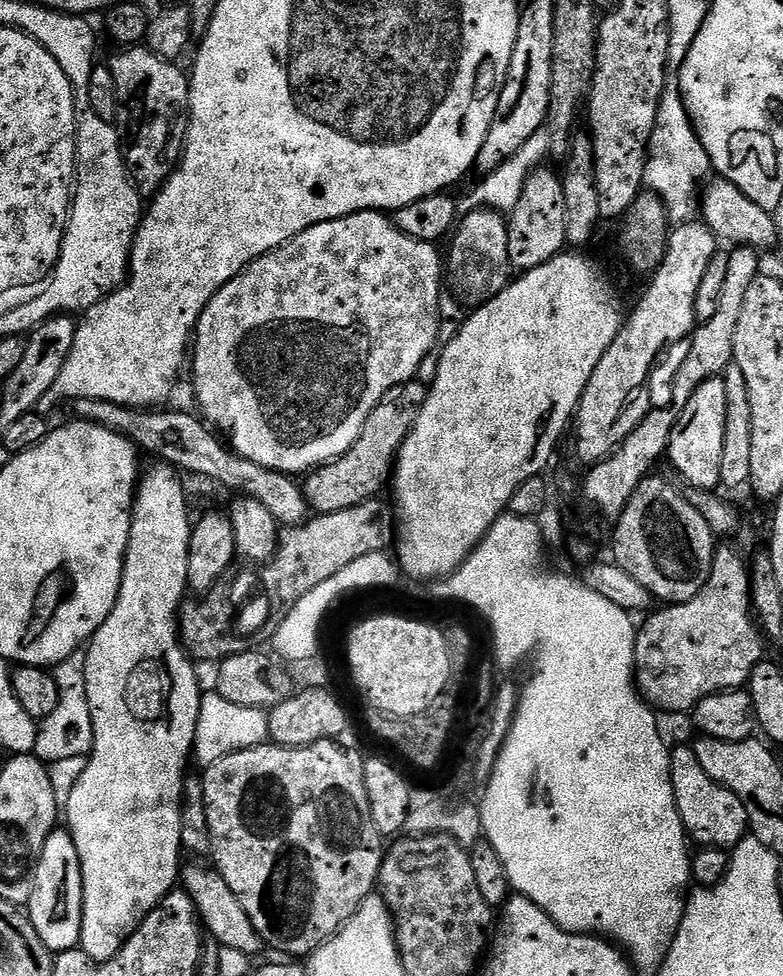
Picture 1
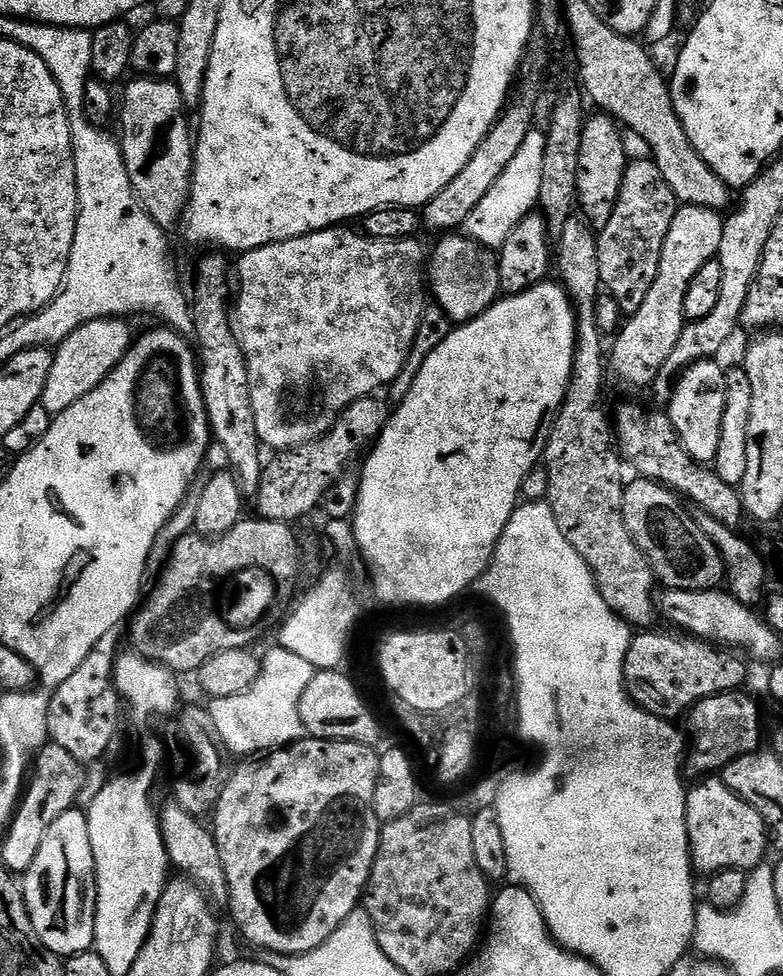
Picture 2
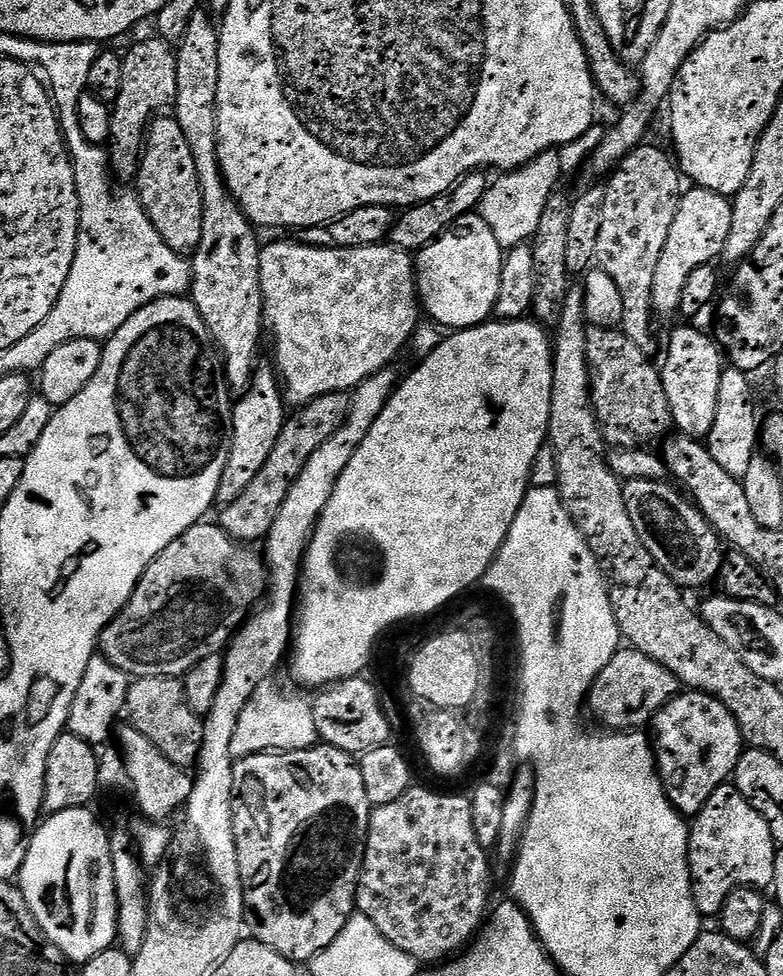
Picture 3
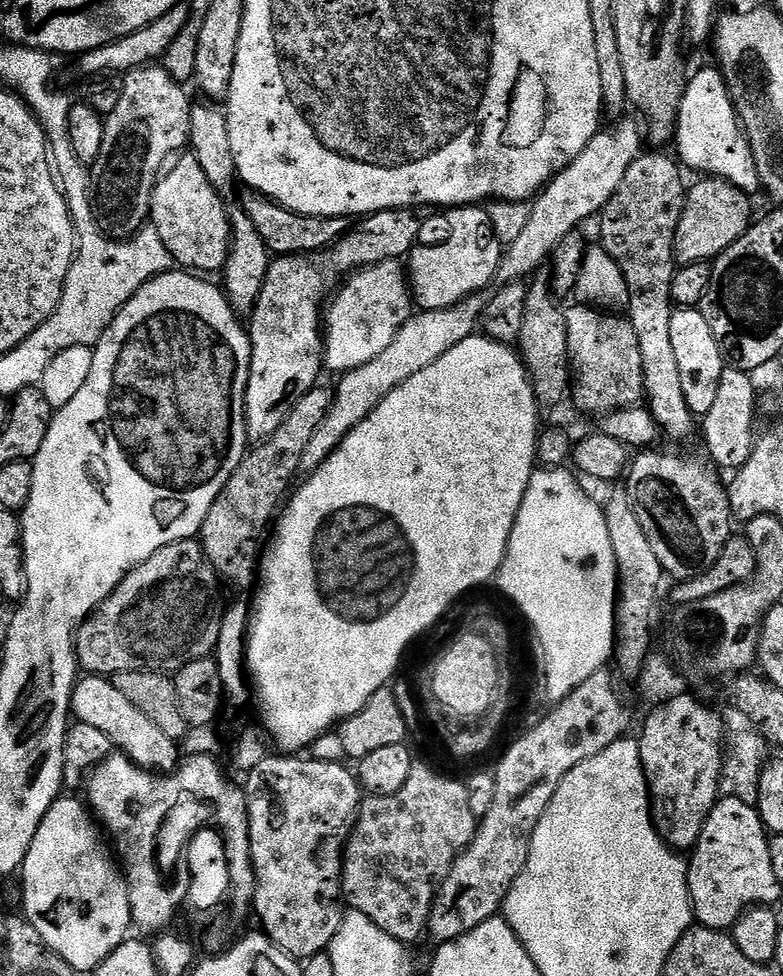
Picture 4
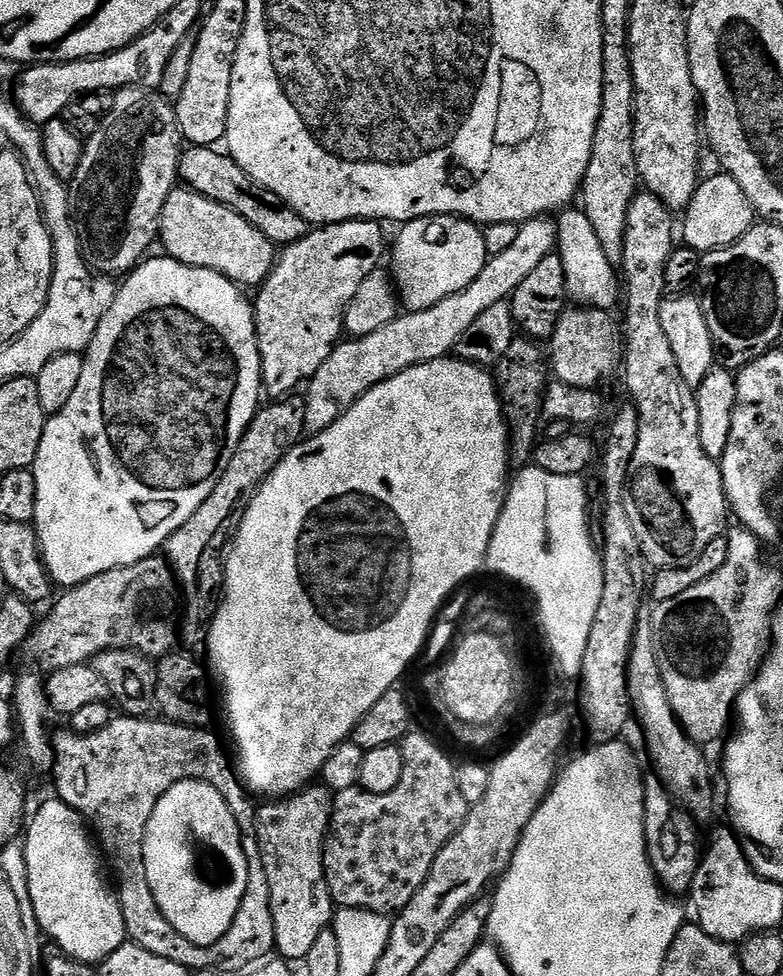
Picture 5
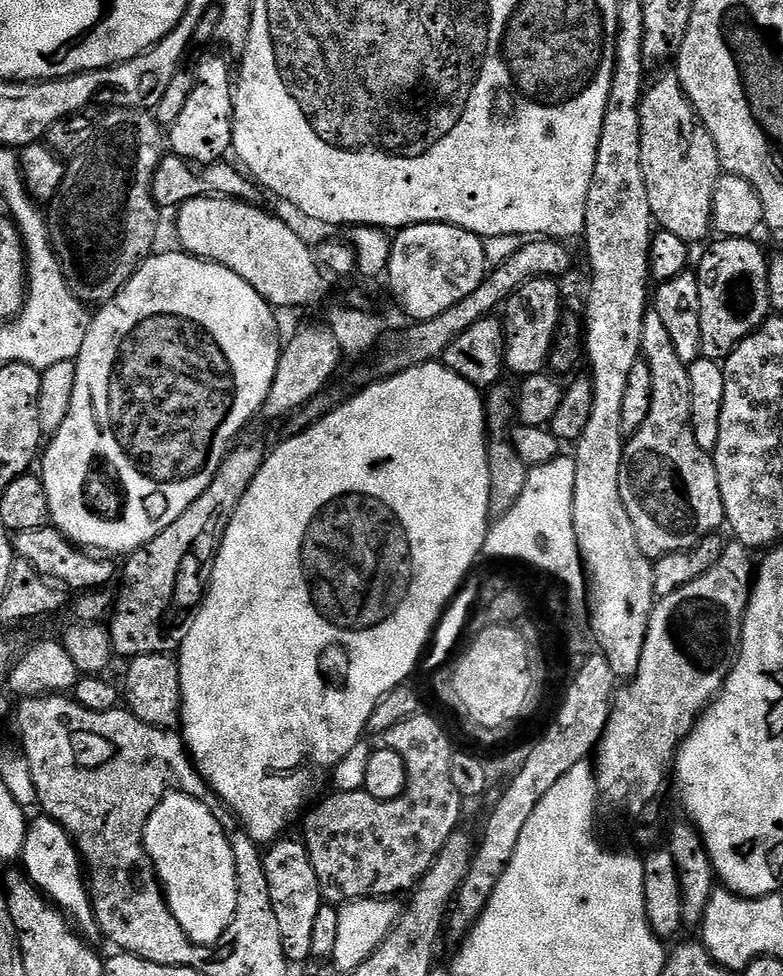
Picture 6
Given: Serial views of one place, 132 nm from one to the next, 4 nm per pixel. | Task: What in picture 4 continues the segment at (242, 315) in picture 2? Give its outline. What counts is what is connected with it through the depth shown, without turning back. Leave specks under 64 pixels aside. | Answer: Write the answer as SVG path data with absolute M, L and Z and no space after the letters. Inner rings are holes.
M387 260L351 273L339 285L322 316L324 368L343 374L364 366L370 358L378 358L413 314L414 297L400 260Z

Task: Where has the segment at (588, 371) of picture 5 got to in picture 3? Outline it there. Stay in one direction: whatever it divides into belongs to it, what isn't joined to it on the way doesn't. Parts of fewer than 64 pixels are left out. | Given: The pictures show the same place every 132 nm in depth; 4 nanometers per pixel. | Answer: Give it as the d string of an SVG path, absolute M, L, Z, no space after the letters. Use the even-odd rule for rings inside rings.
M589 327L586 334L586 358L592 383L592 409L596 411L596 421L600 424L605 445L613 449L643 449L651 445L651 440L663 441L673 431L672 411L662 386L660 368L652 365L653 361L645 352L638 350L638 346L634 346L623 330Z

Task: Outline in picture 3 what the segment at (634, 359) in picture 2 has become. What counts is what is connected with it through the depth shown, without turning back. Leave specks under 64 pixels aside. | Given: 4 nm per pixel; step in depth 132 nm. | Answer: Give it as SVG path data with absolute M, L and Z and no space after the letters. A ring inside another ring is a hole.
M689 187L680 197L678 214L674 214L674 226L670 226L670 238L666 238L666 250L658 260L658 270L654 273L654 298L652 307L664 316L679 313L682 289L690 279L690 274L698 266L713 263L723 253L732 233L732 200L714 190Z

